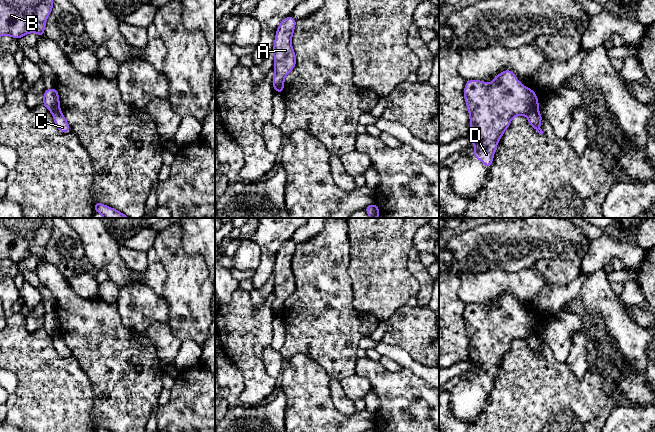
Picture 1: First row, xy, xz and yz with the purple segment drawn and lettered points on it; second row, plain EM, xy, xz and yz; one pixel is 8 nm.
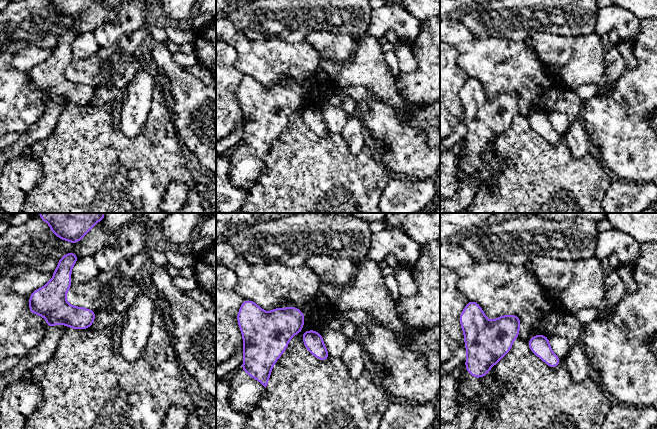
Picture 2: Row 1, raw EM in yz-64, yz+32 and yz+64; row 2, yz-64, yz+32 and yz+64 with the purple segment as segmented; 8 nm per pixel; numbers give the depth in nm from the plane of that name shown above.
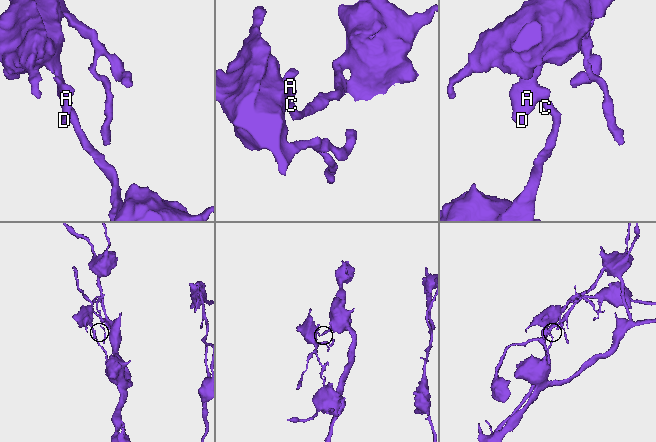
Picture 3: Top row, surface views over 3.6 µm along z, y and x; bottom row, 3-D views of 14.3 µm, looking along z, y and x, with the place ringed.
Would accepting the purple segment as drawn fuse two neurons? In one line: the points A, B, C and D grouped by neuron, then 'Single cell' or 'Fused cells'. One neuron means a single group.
Groups: A B D / C. Fused cells

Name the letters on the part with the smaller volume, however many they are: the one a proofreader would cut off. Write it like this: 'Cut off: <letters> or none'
Cut off: A, B, D

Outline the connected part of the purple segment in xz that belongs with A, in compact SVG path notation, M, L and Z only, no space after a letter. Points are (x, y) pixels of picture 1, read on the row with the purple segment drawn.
M288 16L279 24L273 47L274 71L272 86L277 92L278 88L284 84L284 78L296 65L296 56L292 48L291 39L296 19Z

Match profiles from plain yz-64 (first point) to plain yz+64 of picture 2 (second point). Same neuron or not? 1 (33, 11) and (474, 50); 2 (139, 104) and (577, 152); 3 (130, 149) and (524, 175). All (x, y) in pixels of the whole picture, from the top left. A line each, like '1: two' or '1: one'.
1: two
2: one
3: one

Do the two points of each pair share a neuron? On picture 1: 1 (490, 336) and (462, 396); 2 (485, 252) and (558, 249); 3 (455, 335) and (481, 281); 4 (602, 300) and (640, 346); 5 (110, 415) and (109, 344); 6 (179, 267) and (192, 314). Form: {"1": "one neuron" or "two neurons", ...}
{"1": "one neuron", "2": "one neuron", "3": "two neurons", "4": "one neuron", "5": "one neuron", "6": "one neuron"}

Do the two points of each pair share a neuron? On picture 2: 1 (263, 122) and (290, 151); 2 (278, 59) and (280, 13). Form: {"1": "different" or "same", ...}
{"1": "different", "2": "different"}

